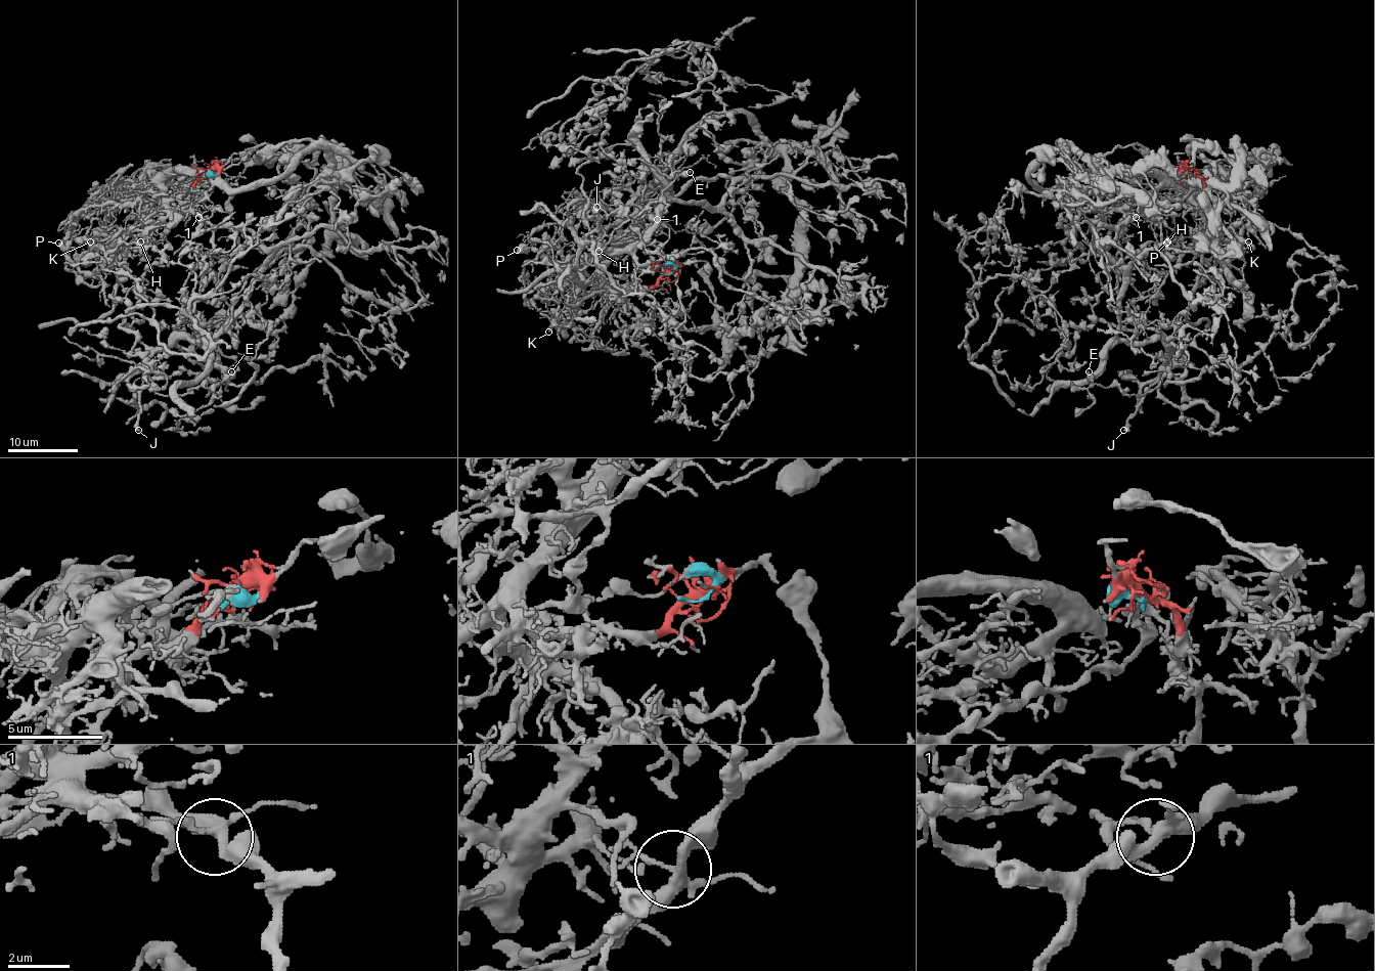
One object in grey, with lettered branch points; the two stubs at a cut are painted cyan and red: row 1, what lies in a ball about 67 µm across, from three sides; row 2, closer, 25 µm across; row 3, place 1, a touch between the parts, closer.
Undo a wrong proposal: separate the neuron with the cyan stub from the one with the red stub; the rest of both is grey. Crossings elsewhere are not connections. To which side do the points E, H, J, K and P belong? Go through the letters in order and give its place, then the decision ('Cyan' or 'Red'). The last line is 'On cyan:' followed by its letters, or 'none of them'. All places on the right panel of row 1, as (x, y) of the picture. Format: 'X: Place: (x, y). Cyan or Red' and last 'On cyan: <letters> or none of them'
E: Place: (1089, 371). Cyan
H: Place: (1167, 241). Cyan
J: Place: (1123, 430). Cyan
K: Place: (1248, 241). Cyan
P: Place: (1166, 243). Cyan
On cyan: E, H, J, K, P

